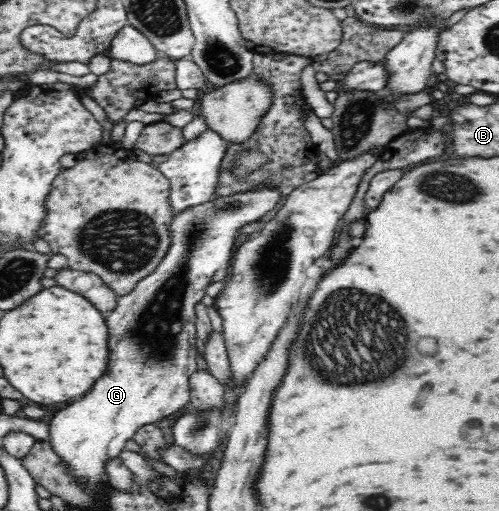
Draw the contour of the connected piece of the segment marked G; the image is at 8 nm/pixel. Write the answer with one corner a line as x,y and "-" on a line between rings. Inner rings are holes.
258,186
254,190
244,190
244,192
236,192
236,194
228,194
228,196
213,196
212,199
204,204
196,204
196,206
190,206
188,210
180,212
180,214
173,214
172,222
172,236
170,236
170,248
166,252
164,258
160,261
160,264
156,267
156,270
146,276
142,282
138,282
138,286
134,287
134,290
130,291
130,294
126,296
120,296
118,298
118,304
116,308
108,314
106,318
106,324
108,324
108,368
106,368
106,374
102,378
98,378
98,382
90,388
90,392
80,400
80,402
74,402
70,404
68,408
60,409
60,412
56,412
51,415
51,420
49,422
50,426
50,436
49,441
53,451
63,460
63,464
67,468
67,472
71,474
75,480
77,480
78,486
83,486
83,488
88,488
93,492
93,494
98,494
100,489
98,486
109,486
108,473
106,473
106,462
112,460
112,458
118,458
120,452
124,450
124,444
134,437
134,434
144,426
145,424
154,424
154,422
163,419
165,416
170,416
174,412
178,412
180,408
184,408
186,404
191,402
190,390
190,378
194,374
194,371
198,369
198,364
196,363
196,354
198,353
196,349
196,311
195,306
197,302
200,302
204,295
206,294
206,287
212,282
220,282
228,276
228,266
230,266
232,258
232,250
234,250
234,240
239,235
239,230
250,224
251,222
257,221
260,217
271,215
271,210
279,203
280,193
277,188
273,186

